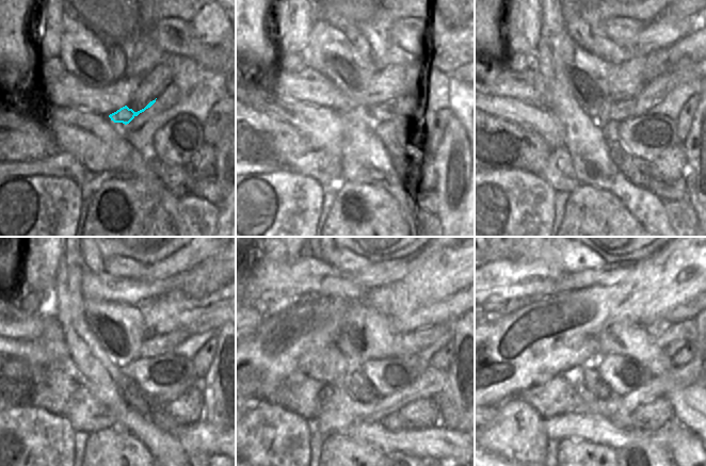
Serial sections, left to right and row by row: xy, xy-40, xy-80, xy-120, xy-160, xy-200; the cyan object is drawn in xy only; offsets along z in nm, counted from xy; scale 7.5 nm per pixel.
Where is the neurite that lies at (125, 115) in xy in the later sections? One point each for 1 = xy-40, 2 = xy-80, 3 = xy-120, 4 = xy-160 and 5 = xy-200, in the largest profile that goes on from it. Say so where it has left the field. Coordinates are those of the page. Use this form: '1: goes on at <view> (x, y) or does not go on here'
1: goes on at xy-40 (389, 110)
2: goes on at xy-80 (628, 109)
3: goes on at xy-120 (153, 346)
4: goes on at xy-160 (408, 344)
5: goes on at xy-200 (686, 331)

